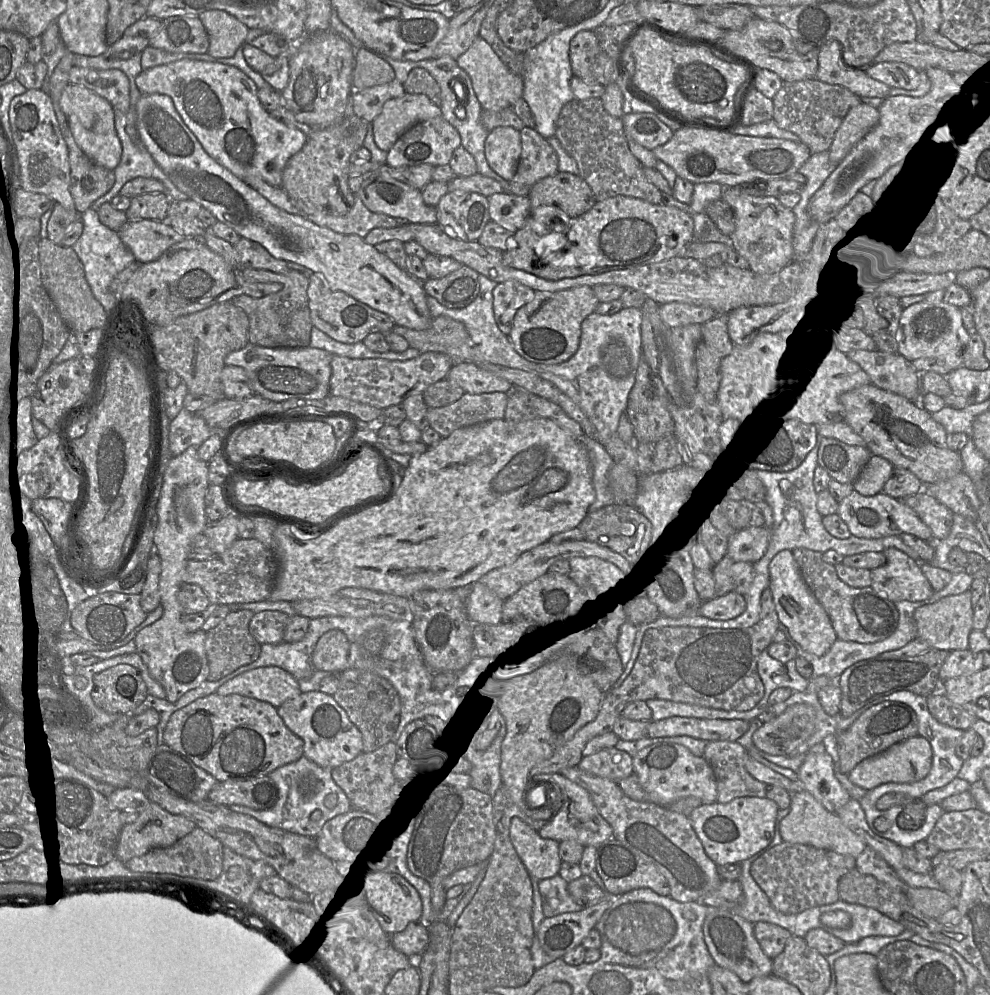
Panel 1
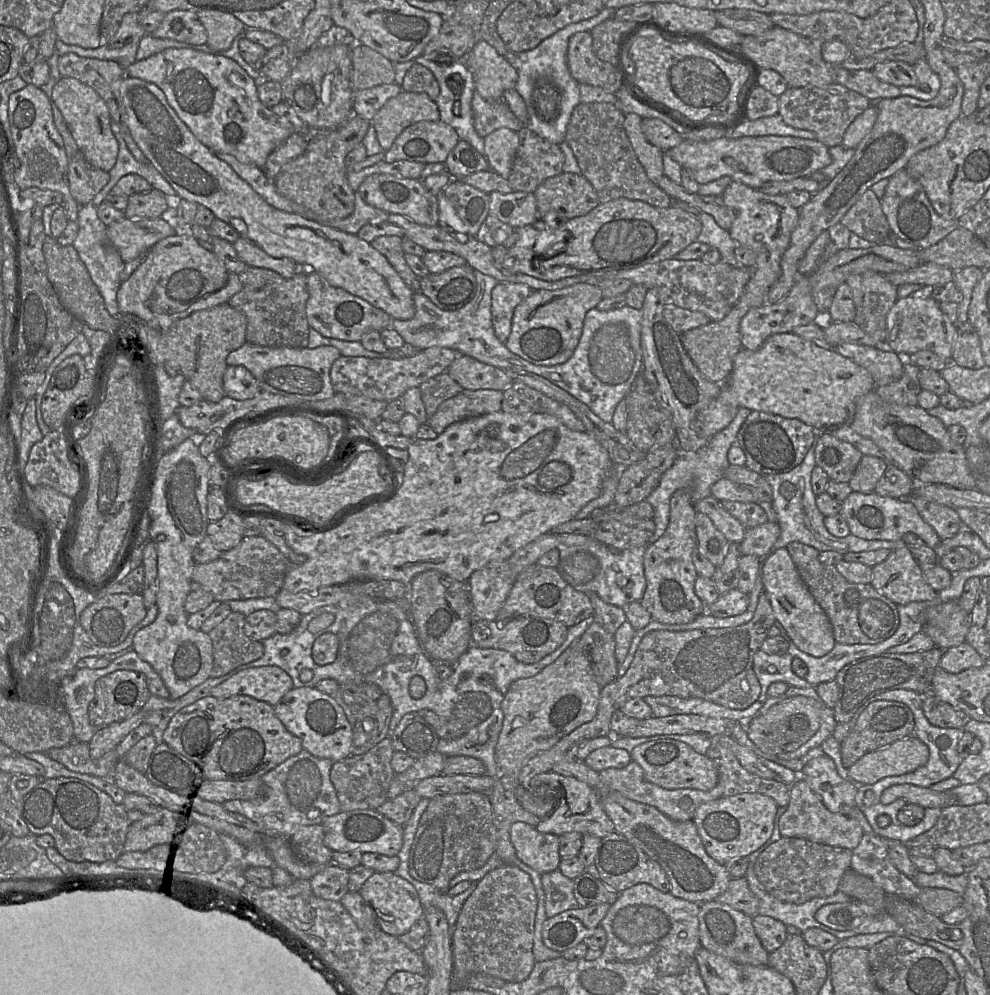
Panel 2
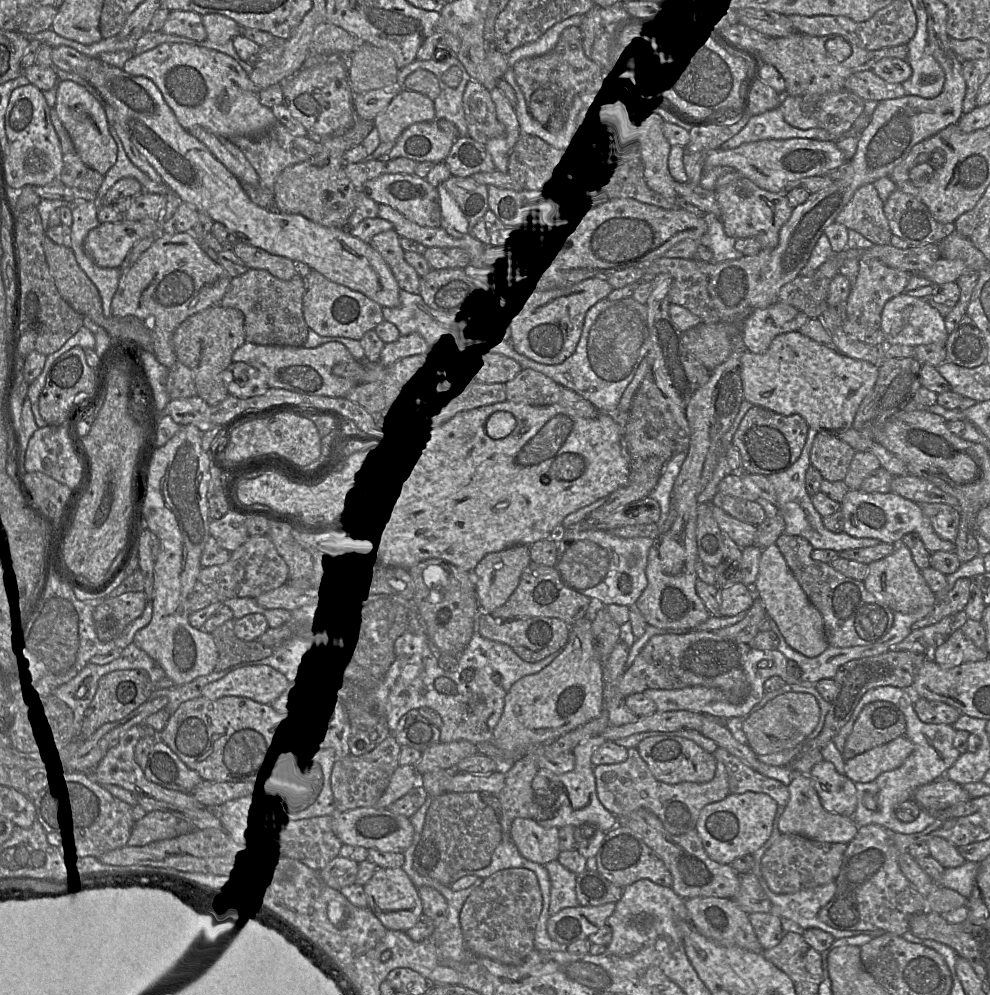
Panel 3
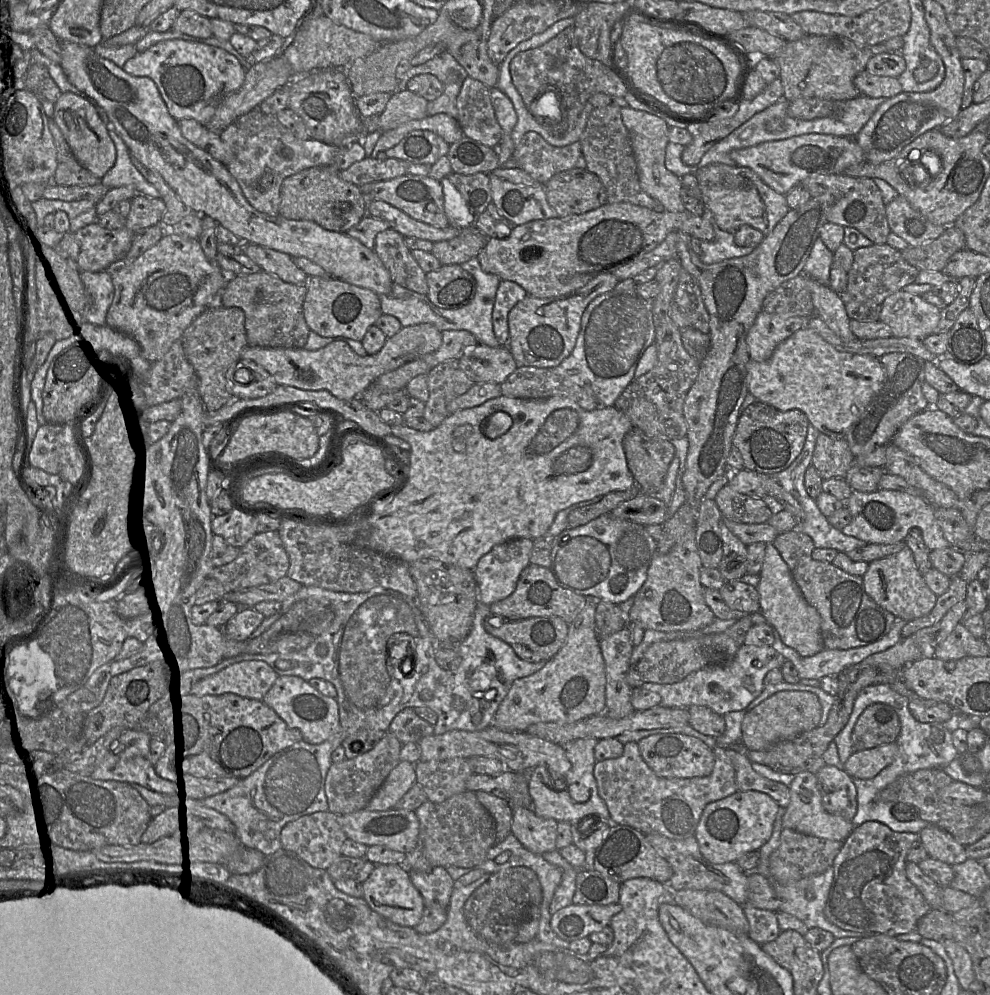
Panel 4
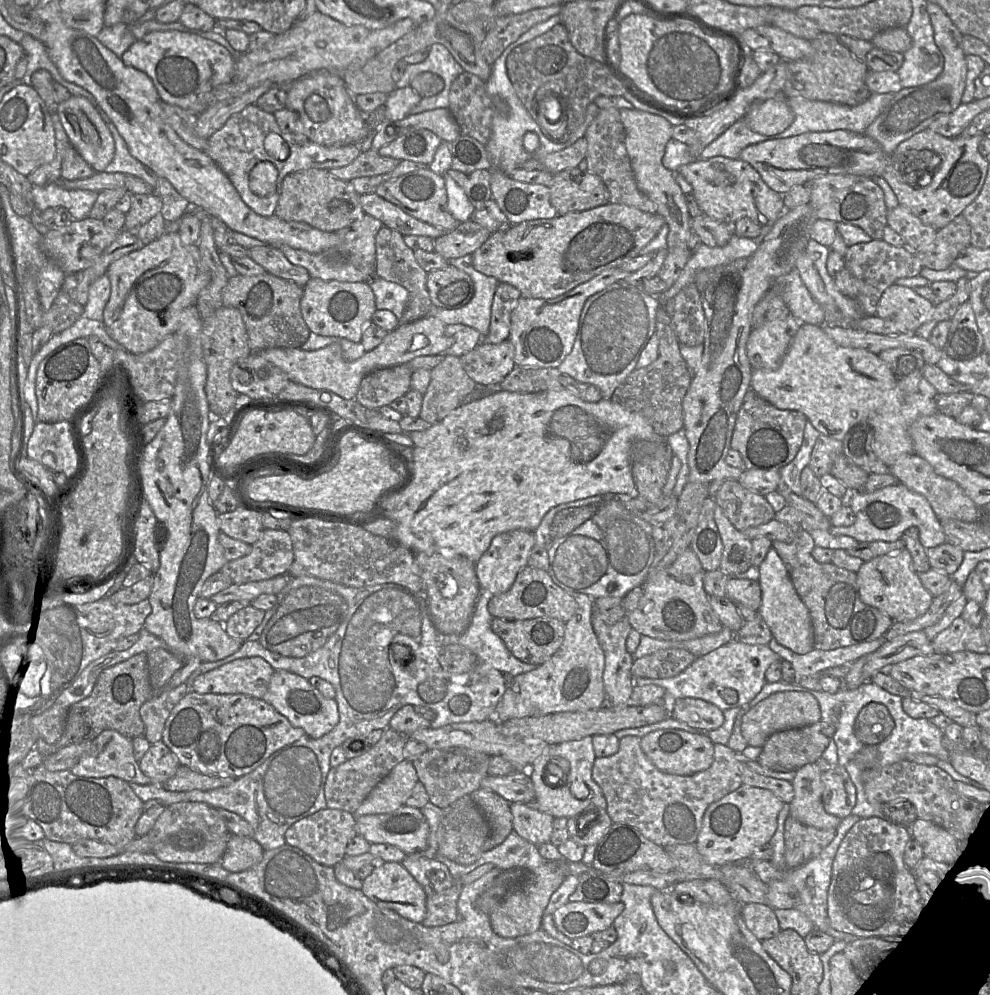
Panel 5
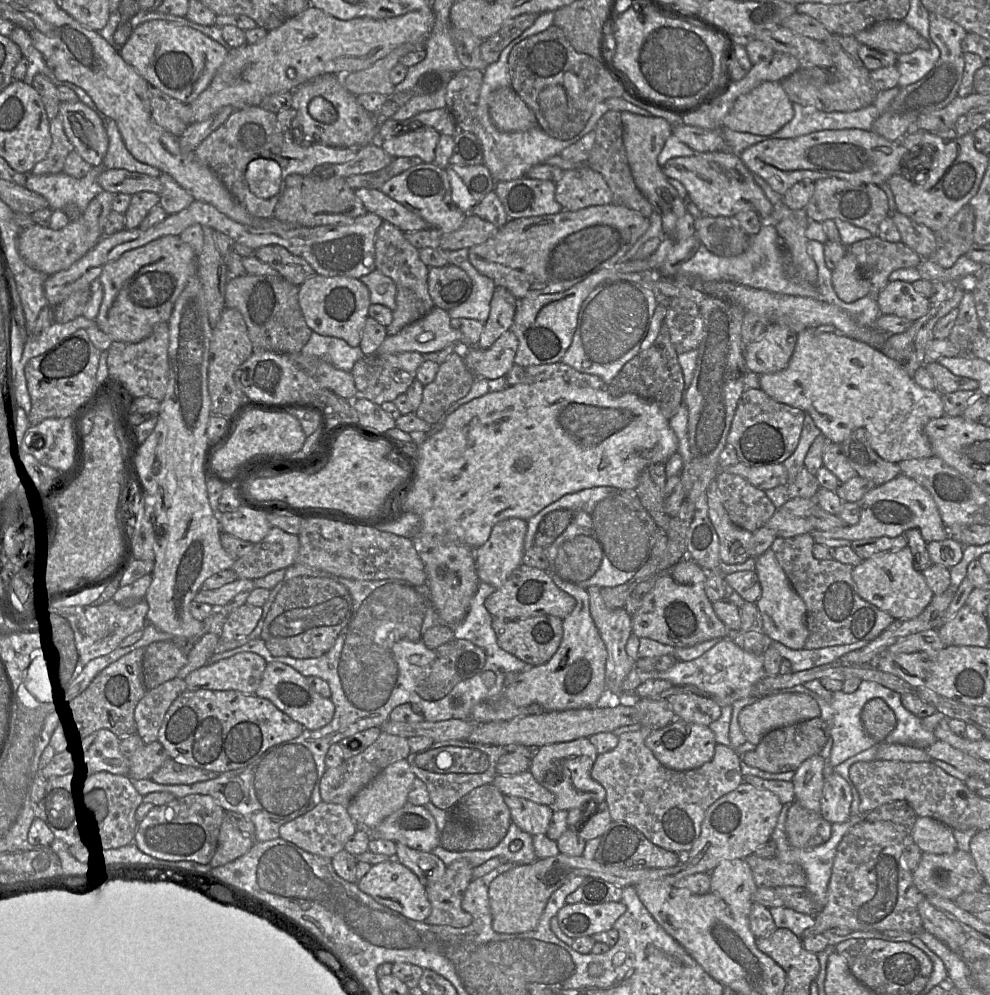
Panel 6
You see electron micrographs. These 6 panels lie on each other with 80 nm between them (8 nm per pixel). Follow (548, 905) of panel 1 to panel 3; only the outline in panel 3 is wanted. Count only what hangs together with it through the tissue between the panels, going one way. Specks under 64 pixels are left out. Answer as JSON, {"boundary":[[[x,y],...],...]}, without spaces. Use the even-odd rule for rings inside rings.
{"boundary":[[[558,859],[547,863],[545,867],[551,882],[549,914],[552,916],[564,908],[579,906],[576,897],[577,875],[565,868]]]}

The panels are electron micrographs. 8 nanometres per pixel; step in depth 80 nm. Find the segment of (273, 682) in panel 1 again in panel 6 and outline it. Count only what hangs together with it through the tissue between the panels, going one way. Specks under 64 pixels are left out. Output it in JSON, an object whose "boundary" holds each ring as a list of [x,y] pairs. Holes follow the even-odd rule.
{"boundary":[[[238,653],[192,671],[185,678],[187,689],[233,690],[256,694],[267,664],[266,660],[256,653]]]}

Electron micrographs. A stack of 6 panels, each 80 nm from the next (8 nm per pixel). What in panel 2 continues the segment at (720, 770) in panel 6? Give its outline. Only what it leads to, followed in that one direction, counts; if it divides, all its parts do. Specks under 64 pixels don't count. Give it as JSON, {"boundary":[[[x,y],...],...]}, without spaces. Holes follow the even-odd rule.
{"boundary":[[[633,760],[624,768],[607,768],[600,771],[599,779],[602,785],[602,794],[605,791],[617,791],[628,799],[657,808],[674,821],[693,820],[696,809],[700,805],[724,797],[721,784],[717,784],[708,791],[697,789],[669,790],[662,788],[647,781],[642,767]]]}

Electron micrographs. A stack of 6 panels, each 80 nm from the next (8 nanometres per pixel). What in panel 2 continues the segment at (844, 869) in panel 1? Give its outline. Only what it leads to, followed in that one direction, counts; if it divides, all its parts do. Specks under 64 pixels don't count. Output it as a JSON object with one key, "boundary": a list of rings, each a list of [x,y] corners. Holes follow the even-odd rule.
{"boundary":[[[782,836],[760,854],[755,861],[754,872],[766,891],[776,899],[803,904],[813,898],[835,894],[842,876],[851,869],[851,858],[852,851],[846,848]]]}

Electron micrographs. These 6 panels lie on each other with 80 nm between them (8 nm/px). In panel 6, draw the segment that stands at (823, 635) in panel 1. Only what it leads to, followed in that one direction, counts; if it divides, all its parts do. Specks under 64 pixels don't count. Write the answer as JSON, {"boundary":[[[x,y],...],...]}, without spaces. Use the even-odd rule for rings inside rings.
{"boundary":[[[771,548],[756,558],[755,572],[761,584],[761,596],[756,601],[756,606],[760,612],[763,631],[768,640],[780,642],[791,649],[804,649],[808,637],[806,606],[792,587]]]}

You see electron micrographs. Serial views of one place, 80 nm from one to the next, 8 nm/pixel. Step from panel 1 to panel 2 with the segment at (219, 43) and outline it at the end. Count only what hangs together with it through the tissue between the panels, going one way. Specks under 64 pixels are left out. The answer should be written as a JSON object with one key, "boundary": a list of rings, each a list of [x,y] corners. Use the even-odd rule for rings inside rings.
{"boundary":[[[218,10],[196,12],[207,31],[207,45],[216,52],[227,50],[234,39],[247,29],[243,22],[230,13]]]}

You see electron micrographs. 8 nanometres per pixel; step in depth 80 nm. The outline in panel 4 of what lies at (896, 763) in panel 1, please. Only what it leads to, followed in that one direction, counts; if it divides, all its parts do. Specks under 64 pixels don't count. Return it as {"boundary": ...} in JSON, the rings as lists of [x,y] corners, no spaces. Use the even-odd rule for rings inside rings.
{"boundary":[[[896,742],[857,751],[843,764],[843,769],[852,778],[870,779],[891,764],[897,752]]]}

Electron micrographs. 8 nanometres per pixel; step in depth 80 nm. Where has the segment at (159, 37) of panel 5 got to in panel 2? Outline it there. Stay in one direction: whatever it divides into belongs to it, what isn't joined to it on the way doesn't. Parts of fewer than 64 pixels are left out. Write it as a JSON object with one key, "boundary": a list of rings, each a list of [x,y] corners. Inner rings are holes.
{"boundary":[[[167,48],[146,59],[137,60],[126,68],[126,74],[156,84],[165,94],[169,105],[194,136],[214,153],[235,156],[244,163],[263,169],[268,156],[288,137],[294,127],[266,107],[258,96],[258,83],[234,60],[215,53],[190,48]]]}

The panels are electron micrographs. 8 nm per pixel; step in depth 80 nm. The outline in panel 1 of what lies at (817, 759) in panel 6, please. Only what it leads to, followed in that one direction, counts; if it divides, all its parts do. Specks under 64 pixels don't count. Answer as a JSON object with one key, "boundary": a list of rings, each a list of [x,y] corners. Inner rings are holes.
{"boundary":[[[803,788],[792,793],[790,812],[780,822],[780,834],[786,842],[831,850],[854,858],[857,858],[867,846],[864,840],[845,826],[835,813],[829,812],[810,792]]]}

